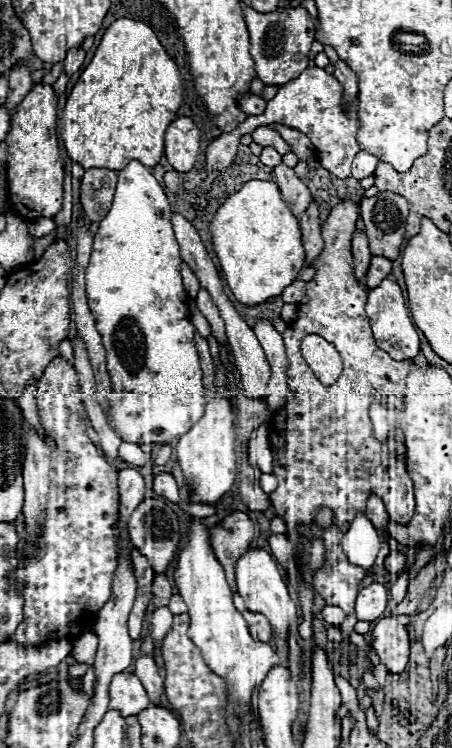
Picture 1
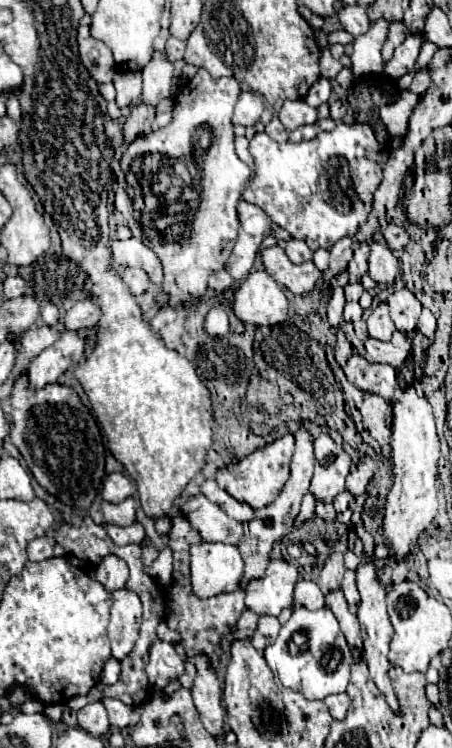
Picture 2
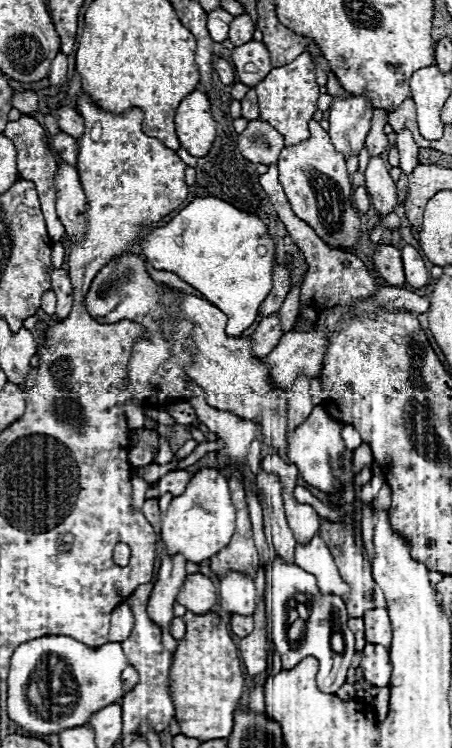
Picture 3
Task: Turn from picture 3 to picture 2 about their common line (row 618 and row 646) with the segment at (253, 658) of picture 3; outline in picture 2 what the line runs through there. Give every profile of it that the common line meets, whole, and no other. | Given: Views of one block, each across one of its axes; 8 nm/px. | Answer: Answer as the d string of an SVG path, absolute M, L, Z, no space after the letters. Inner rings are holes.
M260 616L258 620L258 628L252 634L252 644L258 652L262 652L268 644L272 644L278 636L280 630L280 622L274 616Z

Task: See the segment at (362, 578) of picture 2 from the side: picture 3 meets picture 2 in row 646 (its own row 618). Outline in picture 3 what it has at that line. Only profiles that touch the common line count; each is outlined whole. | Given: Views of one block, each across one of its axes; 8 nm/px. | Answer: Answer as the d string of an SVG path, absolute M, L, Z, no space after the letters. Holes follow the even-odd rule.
M386 608L368 610L364 614L364 622L366 622L366 642L382 644L388 648L392 642L392 624L388 620Z

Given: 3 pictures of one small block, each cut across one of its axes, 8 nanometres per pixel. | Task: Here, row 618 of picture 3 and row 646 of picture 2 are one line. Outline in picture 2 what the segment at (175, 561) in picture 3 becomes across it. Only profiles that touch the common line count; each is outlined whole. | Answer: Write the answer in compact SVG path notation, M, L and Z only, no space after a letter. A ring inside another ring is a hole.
M156 640L150 648L150 662L146 666L146 672L150 686L160 690L184 674L184 662L170 642Z

